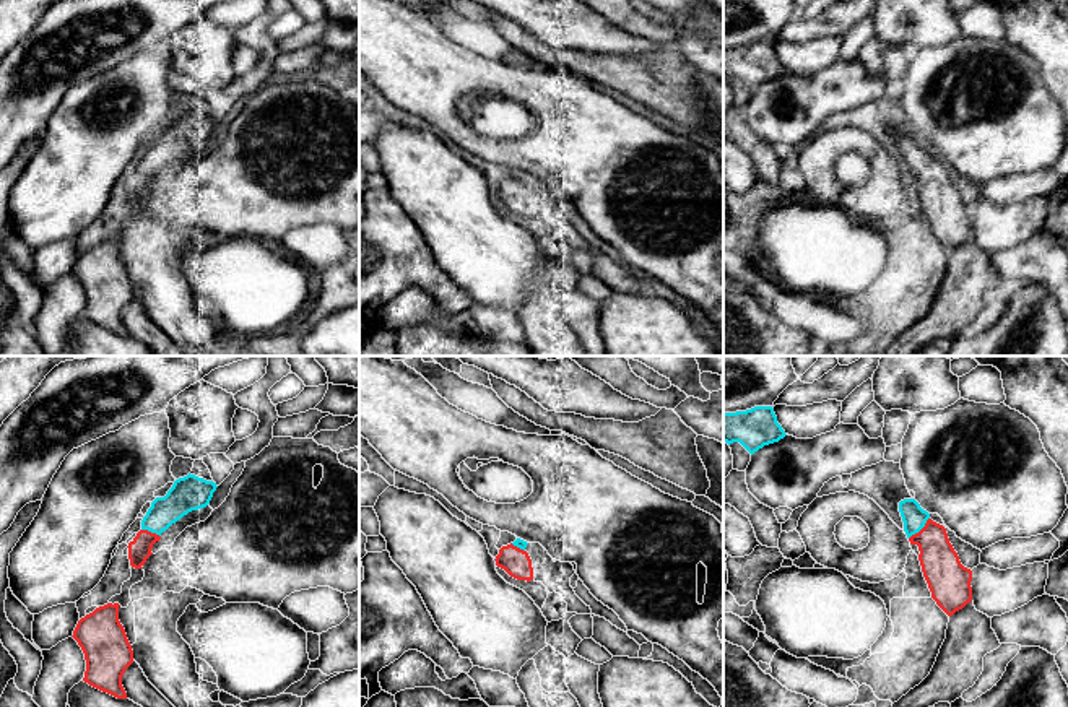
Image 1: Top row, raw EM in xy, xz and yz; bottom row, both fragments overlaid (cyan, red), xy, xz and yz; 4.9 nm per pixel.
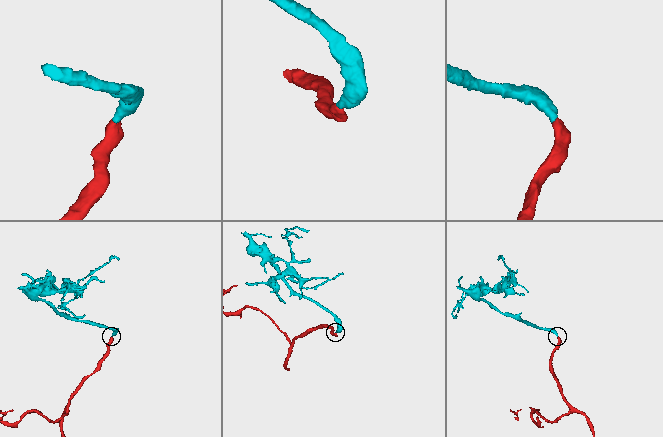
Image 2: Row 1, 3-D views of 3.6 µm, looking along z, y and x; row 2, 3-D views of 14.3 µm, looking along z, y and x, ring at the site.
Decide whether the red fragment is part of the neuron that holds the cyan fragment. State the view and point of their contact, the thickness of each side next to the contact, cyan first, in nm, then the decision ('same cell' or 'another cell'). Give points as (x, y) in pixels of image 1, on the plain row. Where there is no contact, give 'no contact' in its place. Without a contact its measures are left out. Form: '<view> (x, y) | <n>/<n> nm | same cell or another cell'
yz (920, 164) | 120/190 nm | same cell

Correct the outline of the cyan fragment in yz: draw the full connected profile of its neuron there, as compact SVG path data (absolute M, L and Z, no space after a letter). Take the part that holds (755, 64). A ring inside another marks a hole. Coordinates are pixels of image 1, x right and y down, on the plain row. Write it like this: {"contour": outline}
{"contour": "M772 42L723 49L723 78L740 78L751 91L764 81L779 78L787 70L777 59Z"}

